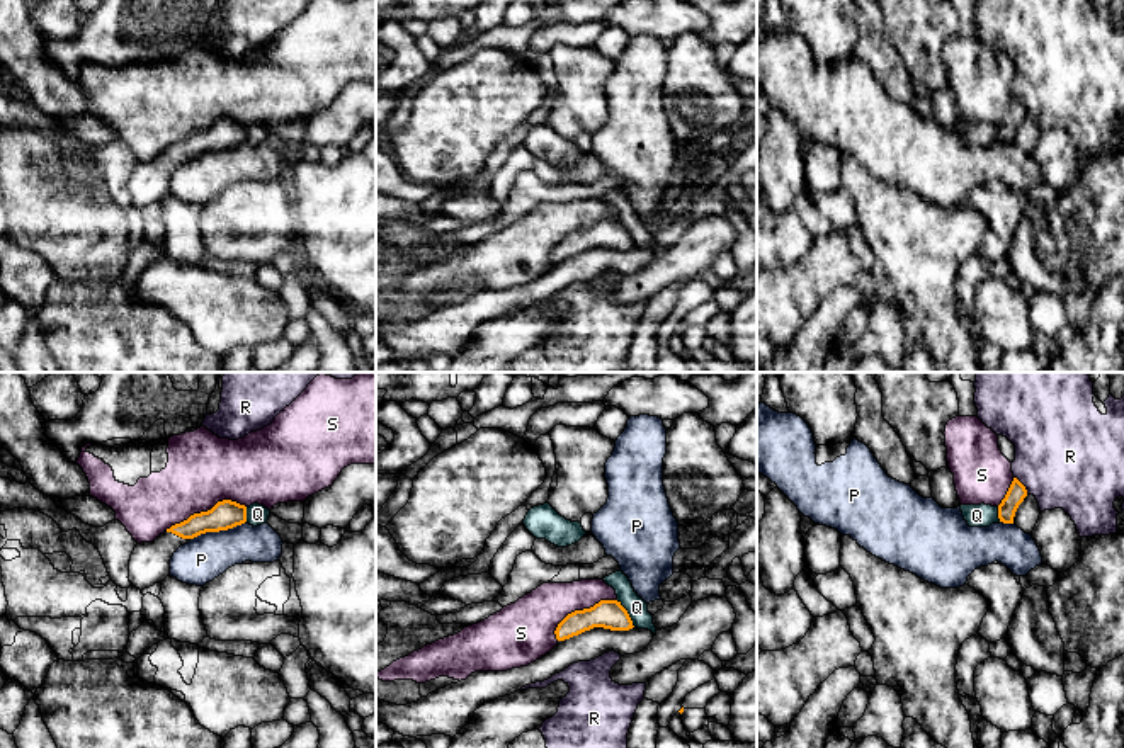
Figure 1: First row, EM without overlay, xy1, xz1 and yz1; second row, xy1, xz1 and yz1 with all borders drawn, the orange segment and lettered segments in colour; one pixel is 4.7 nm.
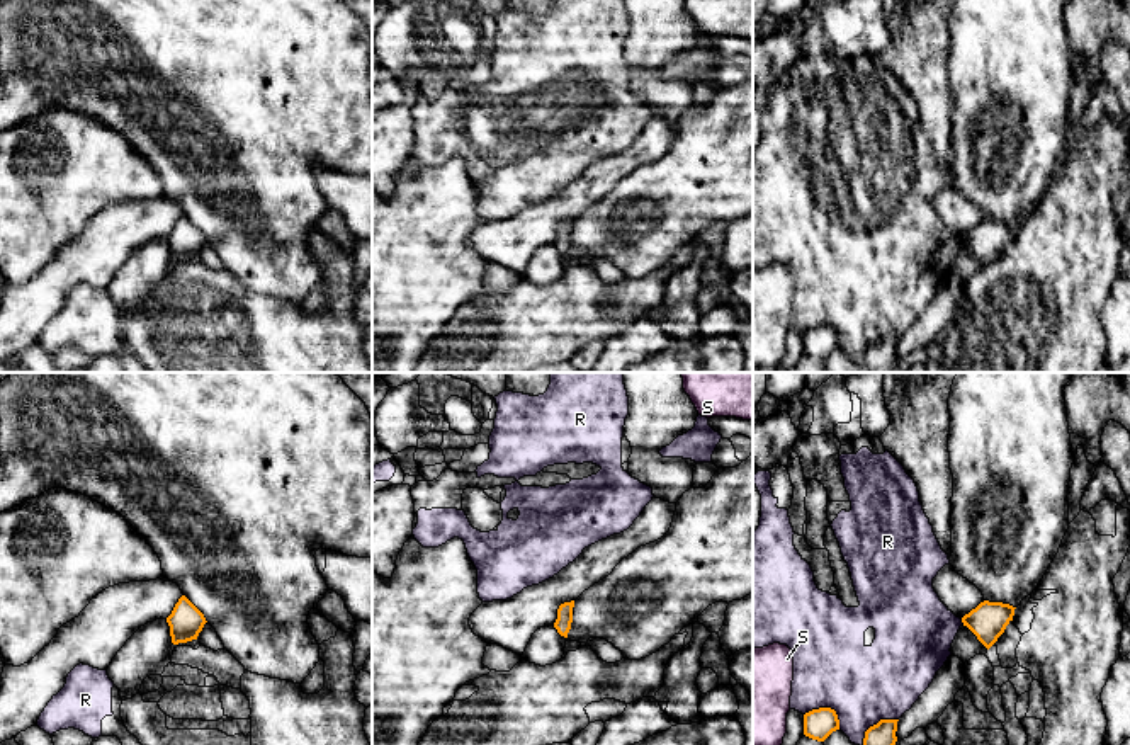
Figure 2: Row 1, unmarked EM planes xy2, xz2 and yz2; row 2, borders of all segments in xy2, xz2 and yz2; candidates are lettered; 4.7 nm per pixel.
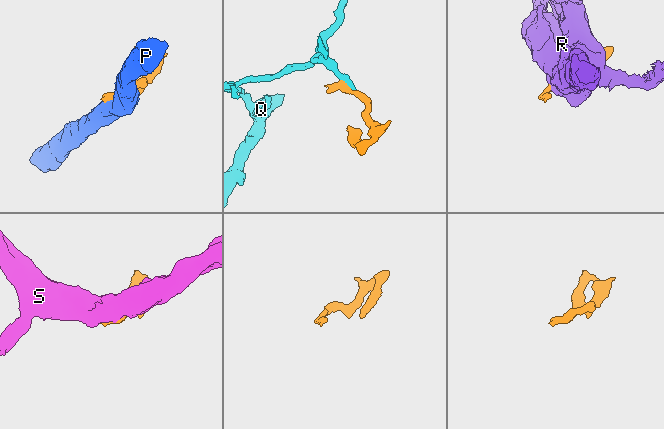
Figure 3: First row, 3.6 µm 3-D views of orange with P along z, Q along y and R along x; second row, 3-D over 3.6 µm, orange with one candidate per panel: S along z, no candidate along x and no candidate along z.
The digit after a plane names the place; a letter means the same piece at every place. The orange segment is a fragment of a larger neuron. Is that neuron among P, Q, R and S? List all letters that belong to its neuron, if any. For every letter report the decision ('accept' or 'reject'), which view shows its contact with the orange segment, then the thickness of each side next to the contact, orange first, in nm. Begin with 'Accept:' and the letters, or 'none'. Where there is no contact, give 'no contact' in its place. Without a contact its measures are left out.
Accept: none
P: reject; contact in xy1; calibres 140 and 220 nm
Q: reject; contact in xz1; calibres 140 and 100 nm
R: reject; contact in yz2; calibres 140 and 360 nm
S: reject; contact in xy1; calibres 140 and 340 nm

